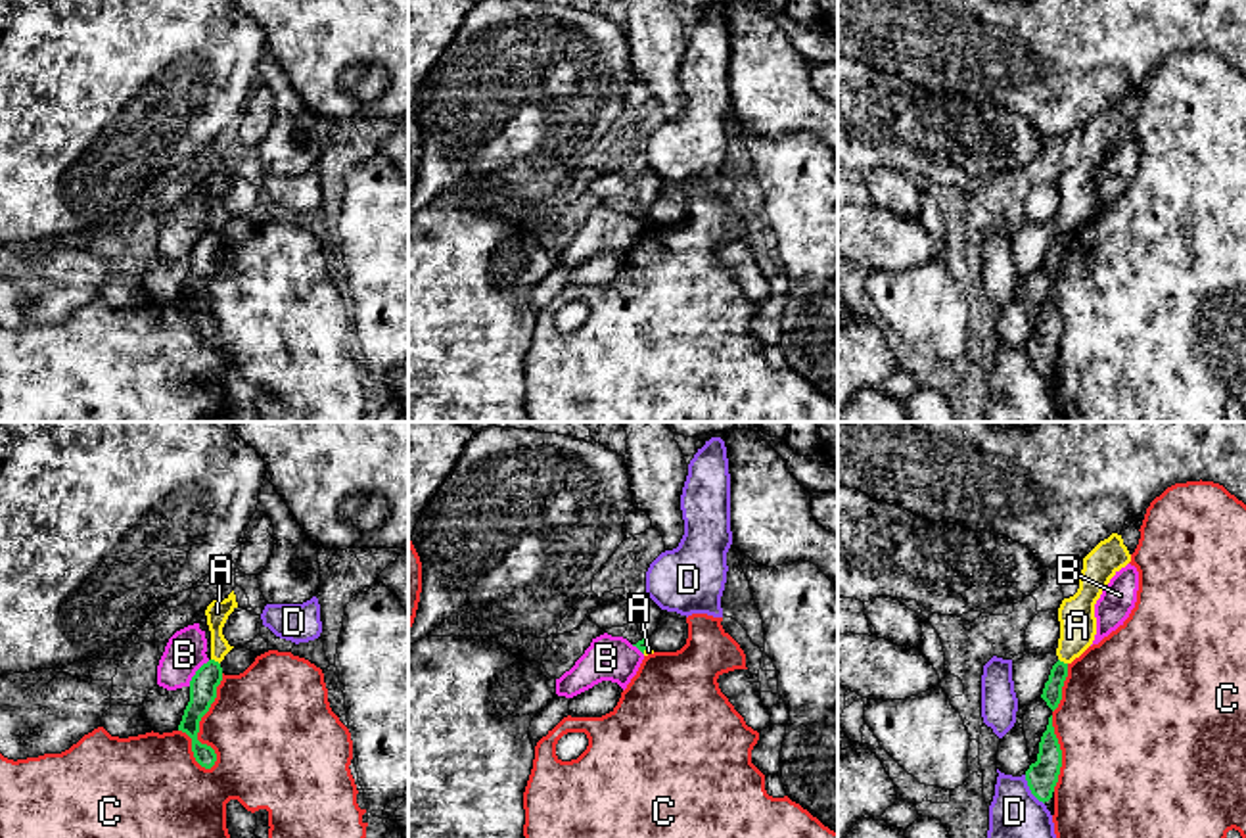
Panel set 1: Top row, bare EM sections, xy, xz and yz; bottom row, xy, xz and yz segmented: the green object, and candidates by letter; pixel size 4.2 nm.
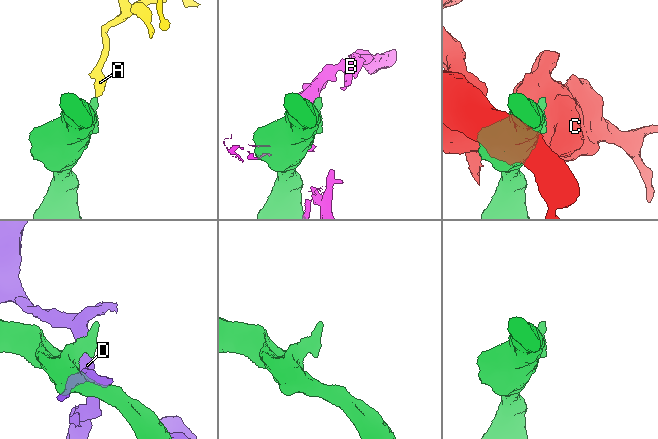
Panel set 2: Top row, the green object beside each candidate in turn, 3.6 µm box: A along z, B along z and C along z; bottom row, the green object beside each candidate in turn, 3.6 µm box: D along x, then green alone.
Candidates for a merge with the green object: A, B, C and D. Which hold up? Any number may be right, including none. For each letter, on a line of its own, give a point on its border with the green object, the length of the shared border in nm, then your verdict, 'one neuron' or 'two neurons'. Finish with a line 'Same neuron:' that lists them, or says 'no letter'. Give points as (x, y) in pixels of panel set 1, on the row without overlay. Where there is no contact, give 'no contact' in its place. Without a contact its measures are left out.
A: xy (213, 231) | 50 nm | two neurons
B: xy (196, 242) | 140 nm | two neurons
C: xy (198, 296) | 420 nm | two neurons
D: yz (1030, 359) | 150 nm | two neurons
Same neuron: no letter

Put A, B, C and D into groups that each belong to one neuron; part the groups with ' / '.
A / B D / C

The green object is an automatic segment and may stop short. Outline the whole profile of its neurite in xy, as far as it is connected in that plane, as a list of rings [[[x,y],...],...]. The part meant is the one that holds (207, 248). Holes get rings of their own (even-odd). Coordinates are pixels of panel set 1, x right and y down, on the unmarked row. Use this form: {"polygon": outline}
{"polygon": [[[209,230],[196,242],[190,251],[190,272],[178,295],[178,301],[186,303],[192,309],[194,328],[205,339],[211,339],[215,336],[217,324],[211,316],[197,311],[199,291],[215,272],[217,257],[220,255],[220,251],[222,238],[215,230]]]}

